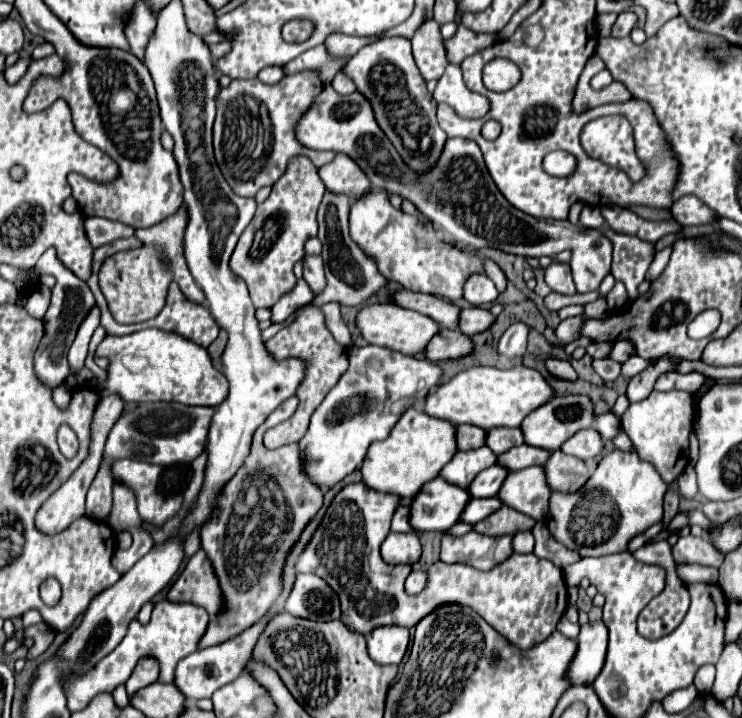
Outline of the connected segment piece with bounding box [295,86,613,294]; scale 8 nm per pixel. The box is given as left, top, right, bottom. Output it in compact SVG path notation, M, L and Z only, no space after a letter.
M323 86L311 108L299 118L295 124L295 138L301 146L311 150L347 154L367 174L375 190L385 190L389 194L399 194L401 198L411 200L425 218L443 228L461 244L469 244L473 248L491 246L525 258L554 258L565 250L571 250L573 281L577 292L582 294L597 290L603 278L611 272L613 248L599 230L573 226L569 220L533 218L513 208L485 172L487 168L483 168L483 154L473 140L449 138L433 170L417 174L403 162L381 128L377 128L369 102L359 92L341 96L331 86Z

